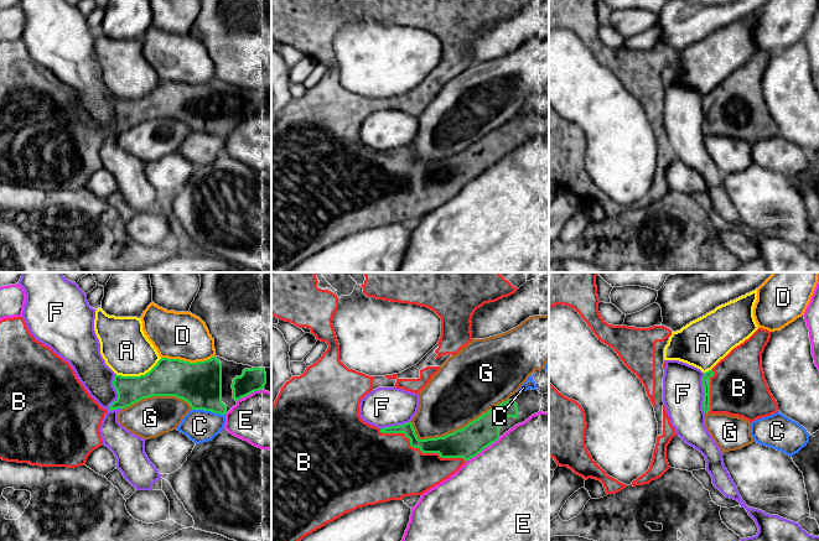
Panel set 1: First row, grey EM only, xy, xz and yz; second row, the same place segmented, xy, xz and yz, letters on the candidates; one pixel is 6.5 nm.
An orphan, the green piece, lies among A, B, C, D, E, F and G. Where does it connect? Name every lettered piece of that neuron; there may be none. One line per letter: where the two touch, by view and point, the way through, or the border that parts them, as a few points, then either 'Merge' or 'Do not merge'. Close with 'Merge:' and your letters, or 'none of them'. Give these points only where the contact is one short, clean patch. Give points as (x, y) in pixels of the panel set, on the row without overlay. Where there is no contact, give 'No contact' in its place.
A: Touches green at xy (138, 99). Do not merge
B: Touches green at xz (420, 172). Merge
C: Touches green at xy (208, 133). Do not merge
D: Touches green at xy (187, 84). Do not merge
E: Touches green at xz (482, 172). Do not merge
F: Touches green at xy (117, 114). Boundary: xy (115, 97), (113, 109), (117, 121), (109, 129), (110, 134). Do not merge
G: Touches green at xz (455, 154). Do not merge
Merge: B

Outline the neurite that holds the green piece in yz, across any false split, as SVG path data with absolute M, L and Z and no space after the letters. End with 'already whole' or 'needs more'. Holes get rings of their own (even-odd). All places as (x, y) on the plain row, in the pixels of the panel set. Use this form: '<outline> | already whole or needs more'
M758 51L711 93L704 95L705 136L727 136L750 145L778 135L762 92L762 76L771 56Z | needs more

